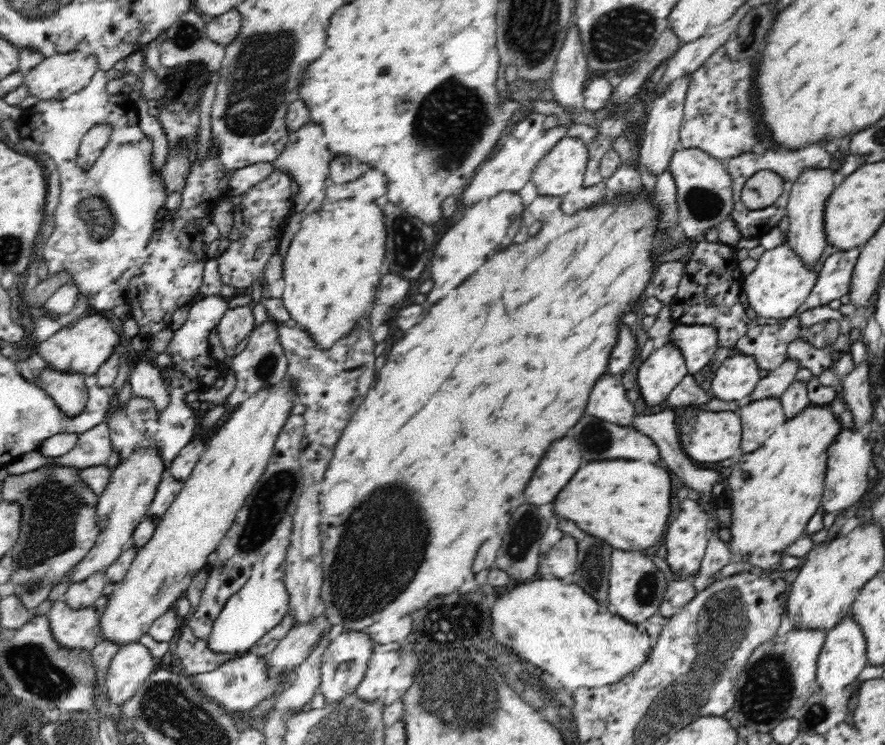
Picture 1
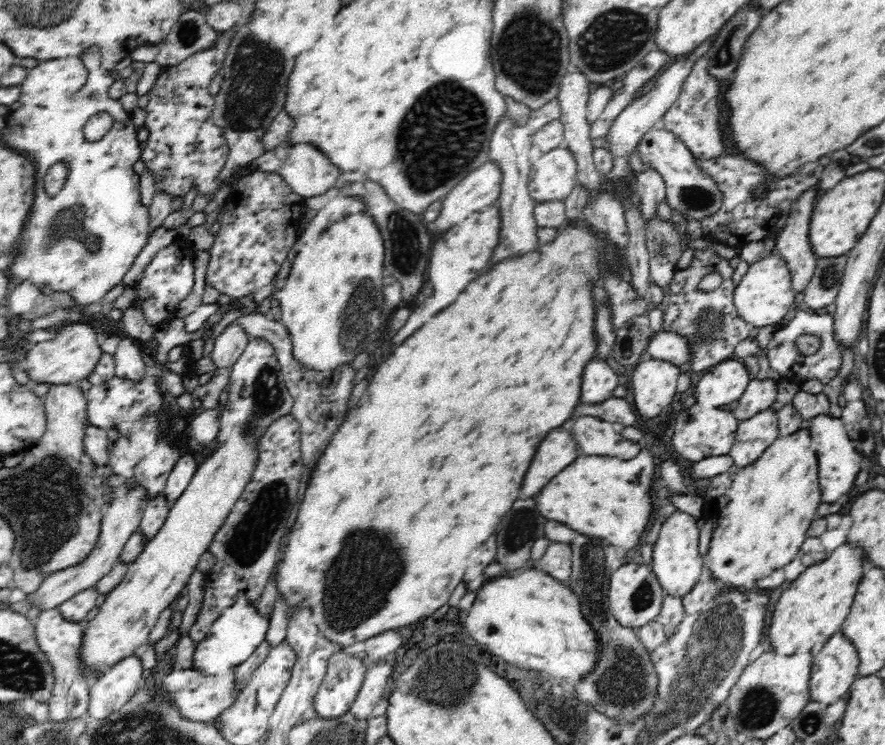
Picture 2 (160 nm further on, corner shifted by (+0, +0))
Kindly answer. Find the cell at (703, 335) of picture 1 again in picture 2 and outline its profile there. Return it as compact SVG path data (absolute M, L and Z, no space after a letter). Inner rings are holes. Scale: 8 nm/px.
M663 331L652 335L647 348L644 351L644 358L664 360L675 365L686 364L690 360L690 341L676 333Z

